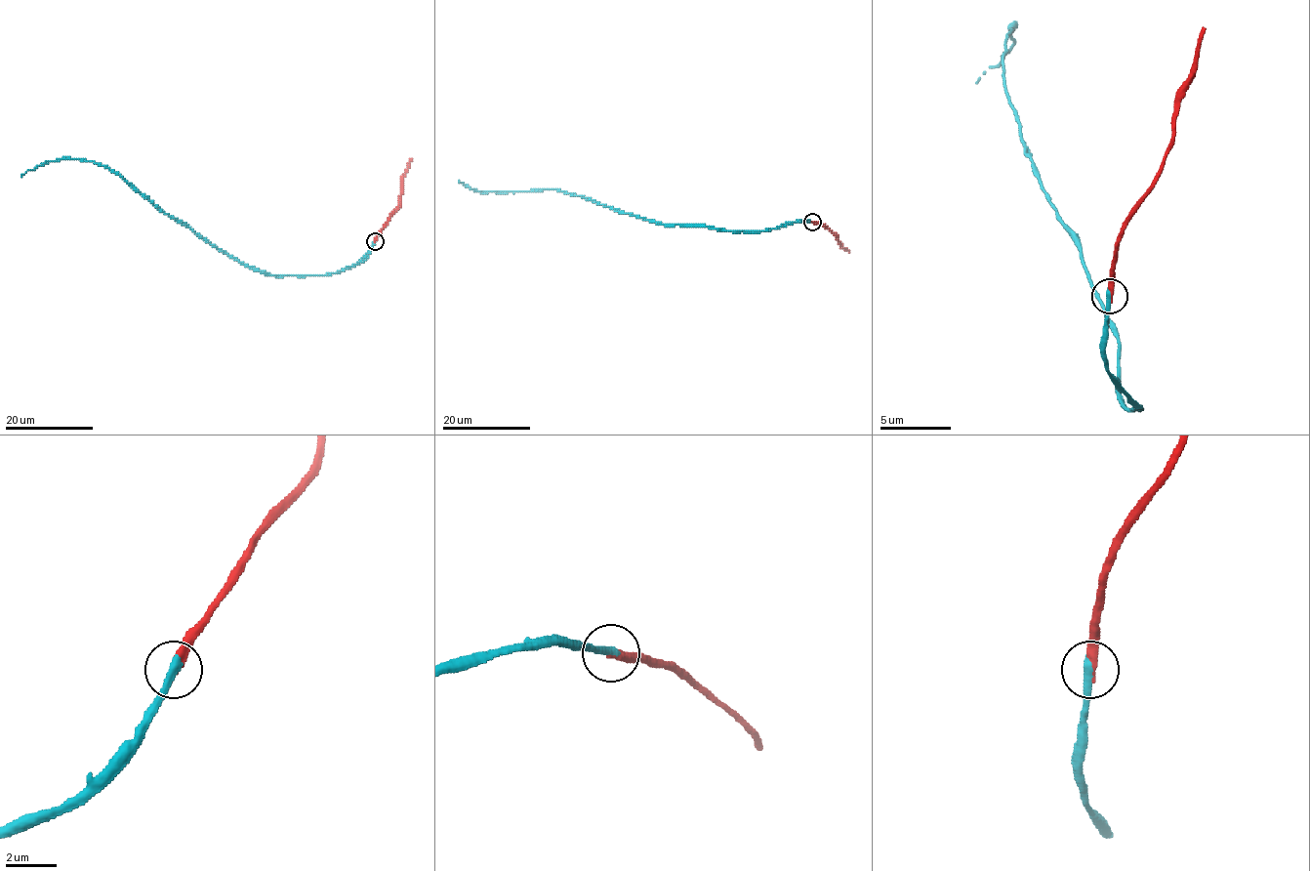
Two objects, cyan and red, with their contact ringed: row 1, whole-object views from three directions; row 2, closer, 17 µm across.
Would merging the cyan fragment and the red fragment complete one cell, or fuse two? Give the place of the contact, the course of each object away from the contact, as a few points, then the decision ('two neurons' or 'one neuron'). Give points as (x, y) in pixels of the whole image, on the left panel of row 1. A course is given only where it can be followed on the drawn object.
(375, 241) | cyan via (375, 240), (359, 260), (336, 272), (272, 275), (223, 253), (104, 166), (57, 159), (20, 176) | red via (375, 240), (399, 204), (402, 178), (411, 158) | one neuron

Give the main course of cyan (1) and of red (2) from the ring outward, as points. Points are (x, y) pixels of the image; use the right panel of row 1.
1: (1111, 295), (1103, 359), (1139, 409), (1082, 248), (1025, 148), (1003, 84), (1010, 31), (975, 84)
2: (1111, 295), (1118, 234), (1157, 177), (1164, 152), (1171, 142), (1174, 92), (1207, 27)

